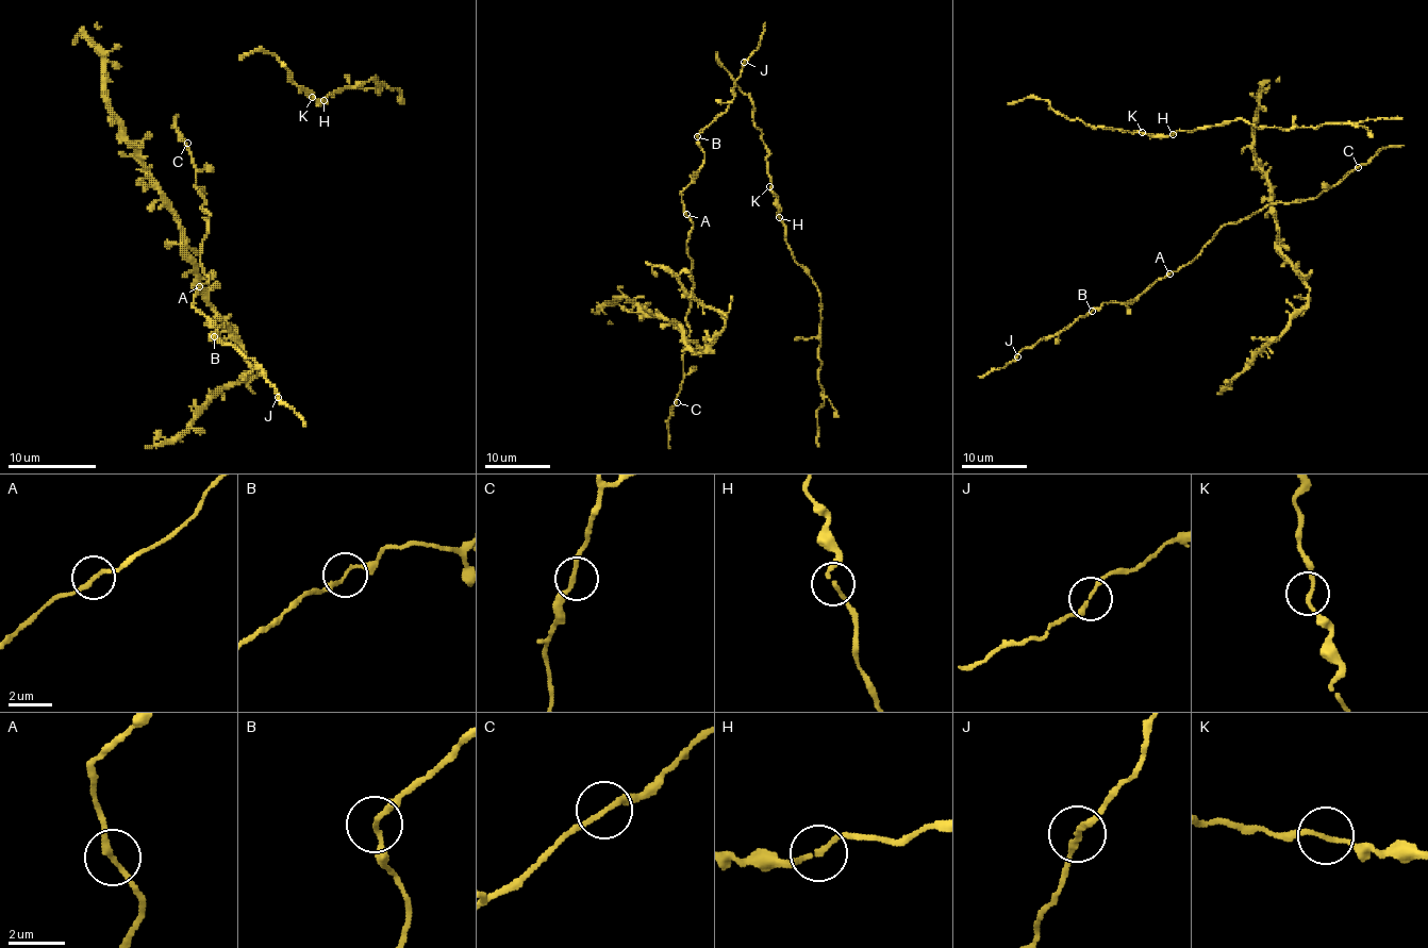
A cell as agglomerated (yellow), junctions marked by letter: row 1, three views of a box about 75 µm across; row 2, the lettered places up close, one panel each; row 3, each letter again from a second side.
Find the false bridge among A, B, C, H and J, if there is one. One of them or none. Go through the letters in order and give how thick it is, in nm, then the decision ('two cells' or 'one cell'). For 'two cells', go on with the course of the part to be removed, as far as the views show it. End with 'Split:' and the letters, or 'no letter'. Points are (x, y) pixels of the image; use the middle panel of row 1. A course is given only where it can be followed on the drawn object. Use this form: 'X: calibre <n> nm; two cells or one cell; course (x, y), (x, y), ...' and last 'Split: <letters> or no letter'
A: calibre 200 nm; one cell
B: calibre 160 nm; one cell
C: calibre 170 nm; one cell
H: calibre 170 nm; one cell
J: calibre 200 nm; one cell
Split: no letter

